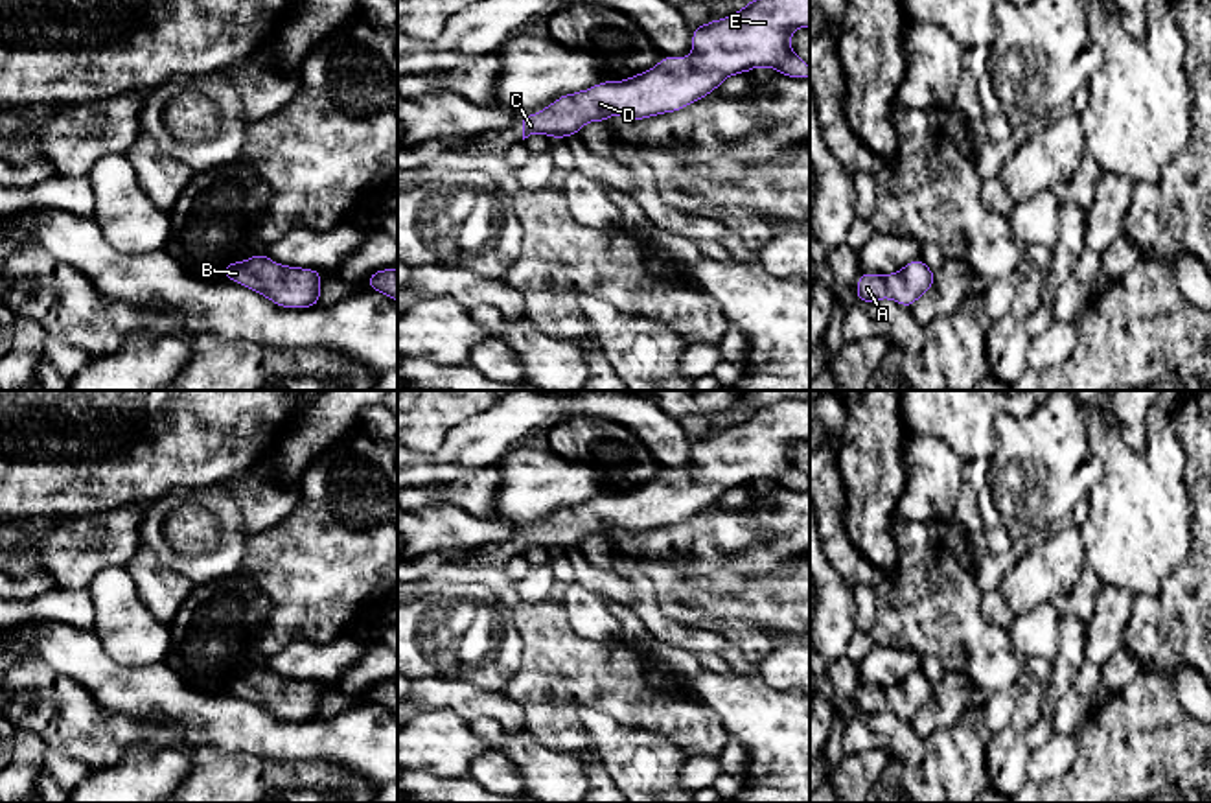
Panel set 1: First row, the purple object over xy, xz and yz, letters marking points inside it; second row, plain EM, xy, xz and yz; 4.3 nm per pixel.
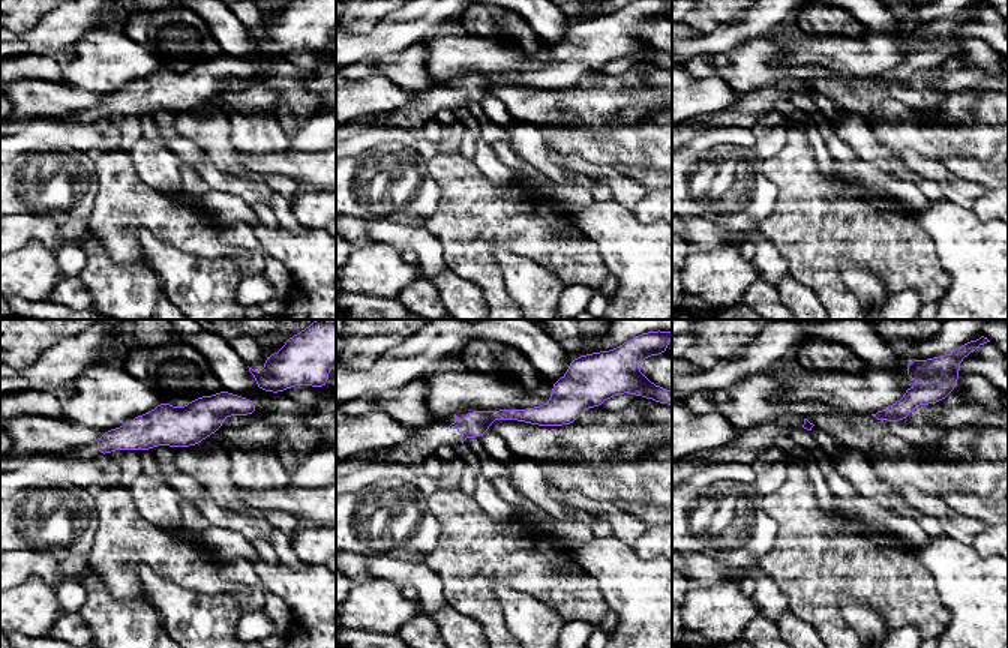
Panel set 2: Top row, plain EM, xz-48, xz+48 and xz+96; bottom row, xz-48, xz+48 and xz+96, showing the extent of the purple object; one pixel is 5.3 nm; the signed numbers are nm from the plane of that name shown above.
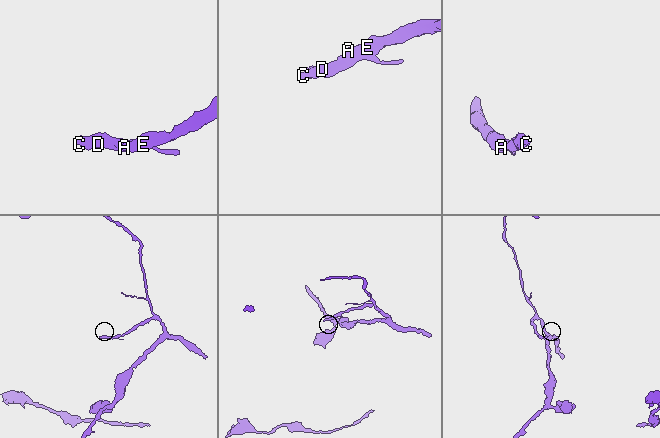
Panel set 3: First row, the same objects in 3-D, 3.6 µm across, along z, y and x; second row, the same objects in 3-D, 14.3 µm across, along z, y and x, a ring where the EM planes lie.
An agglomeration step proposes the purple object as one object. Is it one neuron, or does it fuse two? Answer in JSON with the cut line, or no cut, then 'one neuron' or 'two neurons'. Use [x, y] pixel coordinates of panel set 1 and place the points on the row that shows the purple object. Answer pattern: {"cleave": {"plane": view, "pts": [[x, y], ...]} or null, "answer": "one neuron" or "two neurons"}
{"cleave": null, "answer": "one neuron"}

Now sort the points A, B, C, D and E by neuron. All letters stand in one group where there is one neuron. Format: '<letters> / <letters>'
A B C D E

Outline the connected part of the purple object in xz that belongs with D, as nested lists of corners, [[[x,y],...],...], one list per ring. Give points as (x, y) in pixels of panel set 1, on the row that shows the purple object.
[[[751,0],[725,18],[692,28],[688,57],[664,55],[652,70],[563,94],[541,112],[523,114],[523,140],[534,133],[567,138],[611,114],[639,122],[675,112],[718,90],[723,79],[758,66],[806,79],[810,66],[790,44],[799,28],[810,28],[810,0]]]

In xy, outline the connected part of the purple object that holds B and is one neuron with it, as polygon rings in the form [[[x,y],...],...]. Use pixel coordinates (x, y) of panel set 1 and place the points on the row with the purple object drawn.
[[[256,254],[241,263],[226,262],[225,278],[254,289],[280,308],[300,309],[320,304],[322,271],[289,267]]]

